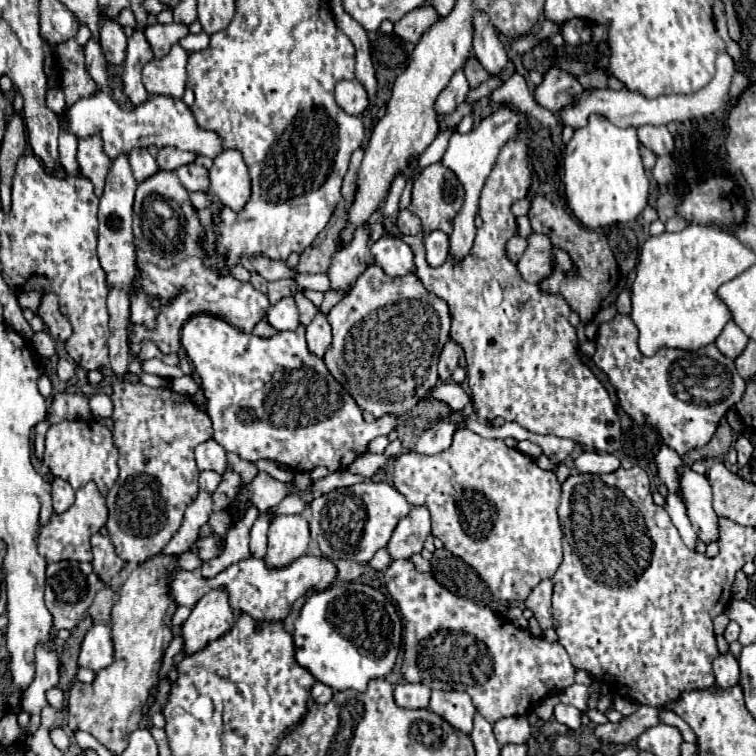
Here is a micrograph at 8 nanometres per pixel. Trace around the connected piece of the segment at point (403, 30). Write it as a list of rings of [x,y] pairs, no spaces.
[[[419,7],[419,9],[407,13],[401,21],[397,21],[393,33],[399,35],[403,41],[417,43],[421,39],[421,35],[439,19],[441,17],[437,15],[437,11],[433,7]]]

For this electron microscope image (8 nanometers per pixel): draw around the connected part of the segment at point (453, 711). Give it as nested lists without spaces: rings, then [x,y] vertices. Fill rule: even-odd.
[[[433,691],[431,695],[431,711],[449,721],[455,729],[469,735],[473,729],[475,707],[467,693],[457,691]]]

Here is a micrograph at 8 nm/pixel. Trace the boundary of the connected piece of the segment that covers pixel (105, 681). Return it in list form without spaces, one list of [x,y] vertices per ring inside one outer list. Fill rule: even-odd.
[[[159,553],[157,557],[141,563],[127,577],[111,611],[111,631],[115,643],[113,665],[101,669],[91,685],[77,681],[69,691],[67,723],[71,731],[81,729],[91,733],[109,751],[125,751],[131,731],[135,731],[143,719],[149,689],[157,683],[163,653],[173,639],[171,617],[177,603],[169,595],[169,581],[175,571],[177,557]]]

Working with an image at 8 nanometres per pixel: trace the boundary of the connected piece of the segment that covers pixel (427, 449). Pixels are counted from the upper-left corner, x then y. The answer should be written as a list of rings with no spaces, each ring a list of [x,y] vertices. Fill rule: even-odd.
[[[453,421],[435,423],[431,429],[427,429],[419,437],[419,441],[415,445],[415,451],[417,453],[425,453],[425,455],[433,455],[433,453],[441,453],[441,451],[449,449],[455,429],[457,429],[457,425]]]

